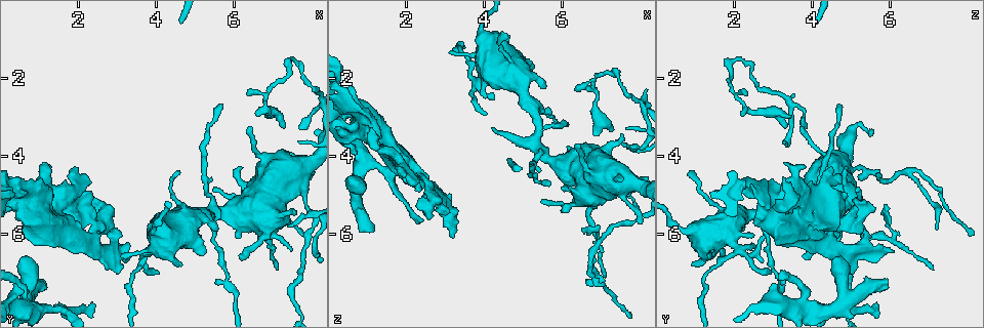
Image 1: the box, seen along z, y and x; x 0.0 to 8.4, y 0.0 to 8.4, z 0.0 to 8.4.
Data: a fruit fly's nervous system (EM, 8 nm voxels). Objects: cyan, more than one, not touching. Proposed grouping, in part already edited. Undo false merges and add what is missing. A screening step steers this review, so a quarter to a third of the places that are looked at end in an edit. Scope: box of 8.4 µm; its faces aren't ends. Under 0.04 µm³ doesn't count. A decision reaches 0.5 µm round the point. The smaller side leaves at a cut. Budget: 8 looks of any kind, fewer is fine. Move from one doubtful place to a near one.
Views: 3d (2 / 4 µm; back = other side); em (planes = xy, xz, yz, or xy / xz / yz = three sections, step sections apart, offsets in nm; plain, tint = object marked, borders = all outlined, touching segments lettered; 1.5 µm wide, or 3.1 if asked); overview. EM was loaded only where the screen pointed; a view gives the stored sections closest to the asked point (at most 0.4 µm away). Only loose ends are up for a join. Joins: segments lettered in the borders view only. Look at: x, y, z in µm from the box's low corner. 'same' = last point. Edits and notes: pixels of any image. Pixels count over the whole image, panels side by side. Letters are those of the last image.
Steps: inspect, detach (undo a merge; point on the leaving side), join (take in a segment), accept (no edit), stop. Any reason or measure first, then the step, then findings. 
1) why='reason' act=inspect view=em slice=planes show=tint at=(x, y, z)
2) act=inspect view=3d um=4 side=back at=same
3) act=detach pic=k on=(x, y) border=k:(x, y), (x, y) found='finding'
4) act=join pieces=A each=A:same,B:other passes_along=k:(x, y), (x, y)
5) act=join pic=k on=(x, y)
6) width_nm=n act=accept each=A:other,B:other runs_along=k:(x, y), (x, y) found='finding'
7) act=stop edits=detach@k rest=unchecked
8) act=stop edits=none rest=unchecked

why='an open end' act=inspect view=em slice=yz step=8 show=plain at=(3.20, 6.40, 6.05)

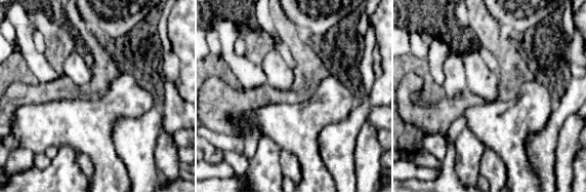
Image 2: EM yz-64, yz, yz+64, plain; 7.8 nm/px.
act=inspect view=em slice=yz step=8 show=borders at=same

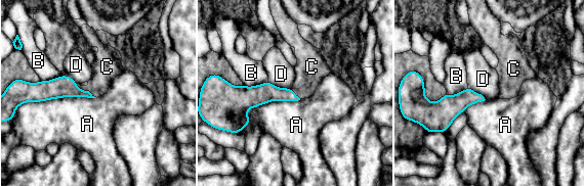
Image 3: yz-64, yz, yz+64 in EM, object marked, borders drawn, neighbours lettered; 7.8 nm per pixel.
longest_contact=A:550nm act=join pieces=C each=A:other,B:other,C:same,D:other found='the neuron continues'

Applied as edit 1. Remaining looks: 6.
act=inspect view=overview

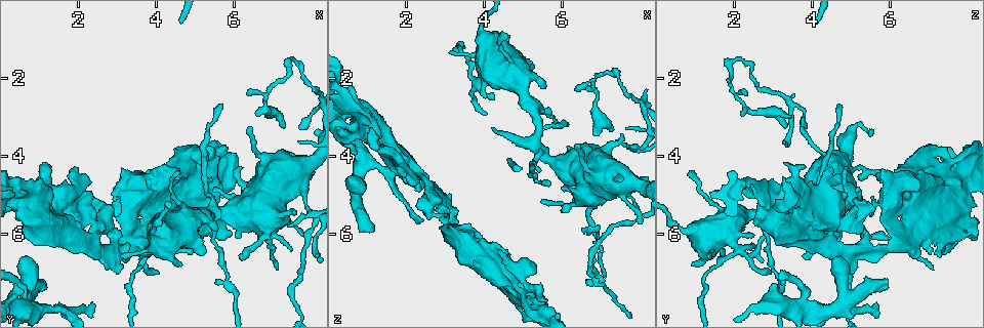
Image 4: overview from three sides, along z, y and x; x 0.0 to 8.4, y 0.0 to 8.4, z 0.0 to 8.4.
why='free end' act=inspect view=em slice=planes show=borders at=(1.15, 7.20, 5.95)

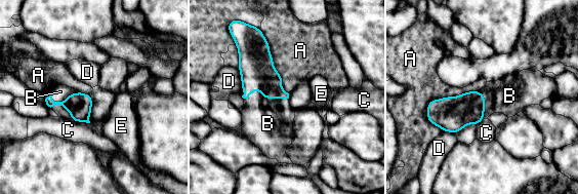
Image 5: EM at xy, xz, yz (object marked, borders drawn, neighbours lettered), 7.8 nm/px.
width_nm=160 act=join pieces=B each=A:other,B:same,C:other,D:other,E:other found='it goes on there'

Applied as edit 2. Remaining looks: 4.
why='see it whole again' act=inspect view=overview

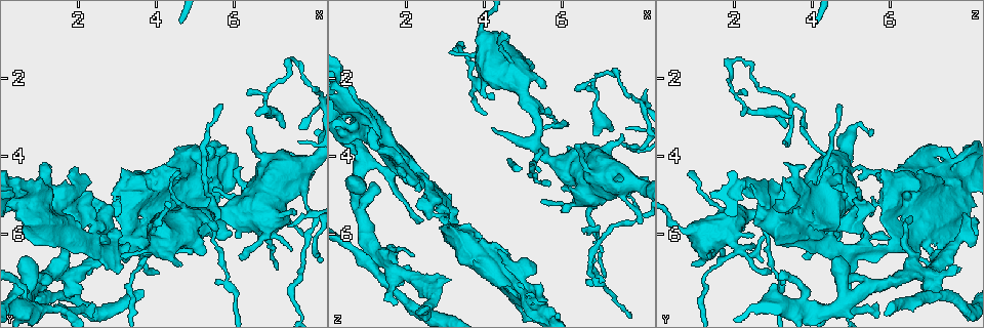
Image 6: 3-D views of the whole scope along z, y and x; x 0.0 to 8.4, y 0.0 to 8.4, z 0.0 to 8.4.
act=inspect view=3d um=2 side=back at=(2.25, 6.05, 4.40)

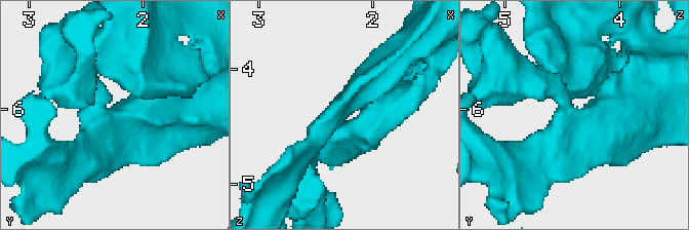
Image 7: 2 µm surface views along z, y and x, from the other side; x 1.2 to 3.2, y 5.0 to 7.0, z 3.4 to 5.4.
why='need the tissue' act=inspect view=em slice=planes show=borders at=(2.30, 6.08, 4.40)

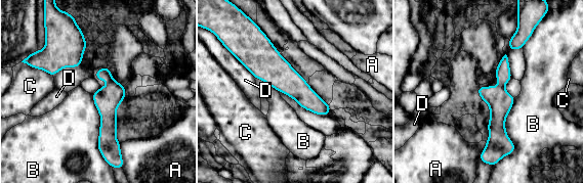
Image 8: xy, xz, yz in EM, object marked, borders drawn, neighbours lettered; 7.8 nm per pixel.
act=accept each=A:other,B:other,C:other,D:other border=8:(515, 97), (514, 149), (493, 166) found='one neuron here'

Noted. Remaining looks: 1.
act=stop edits=join@3,join@5 rest=unchecked

